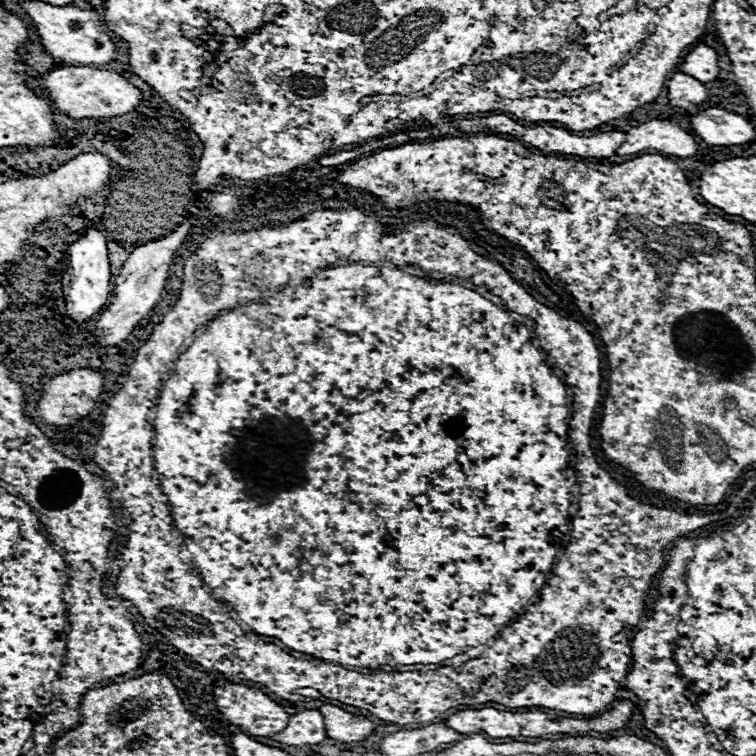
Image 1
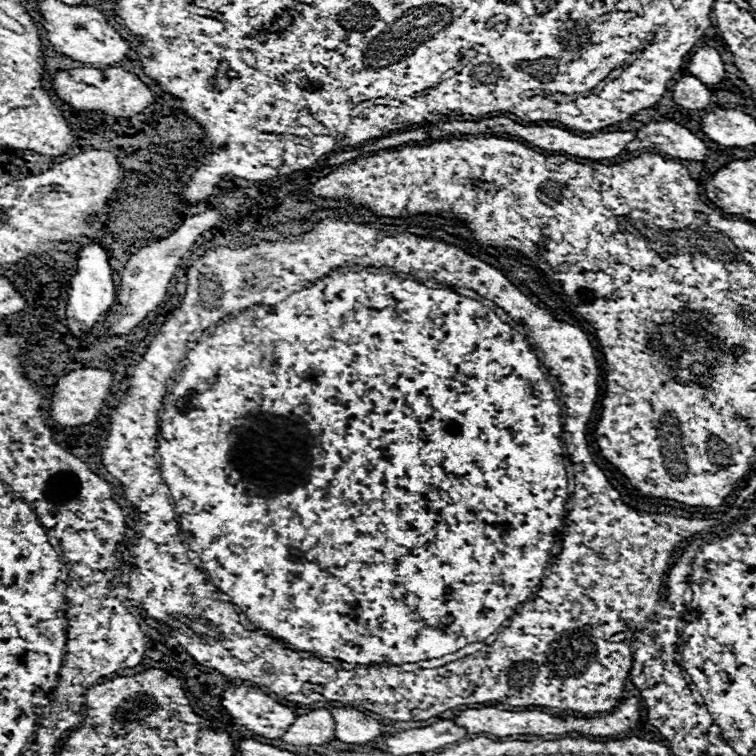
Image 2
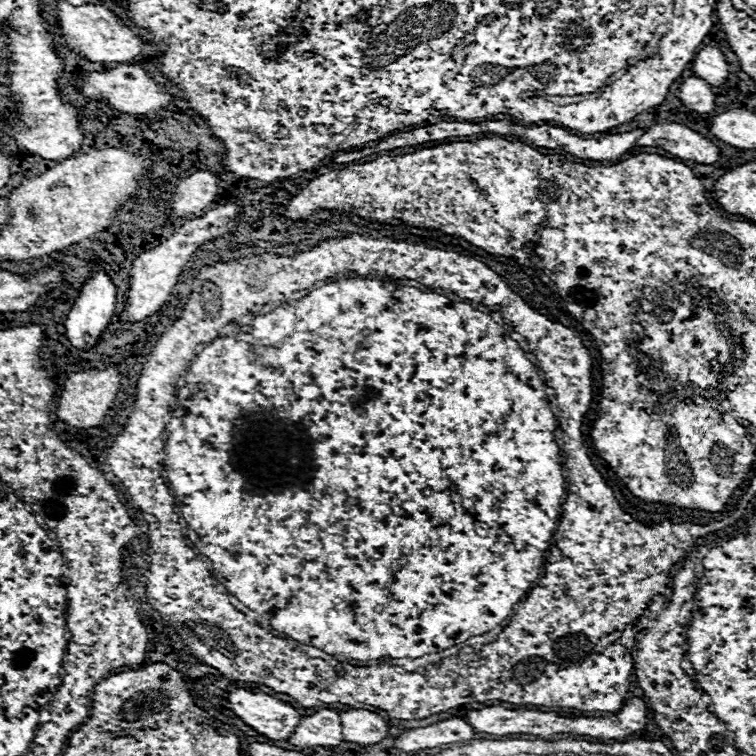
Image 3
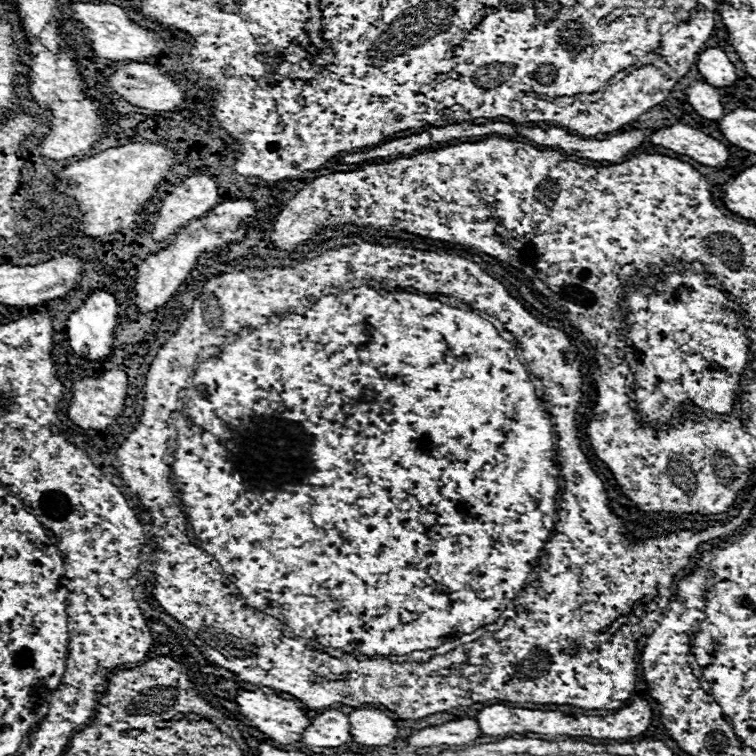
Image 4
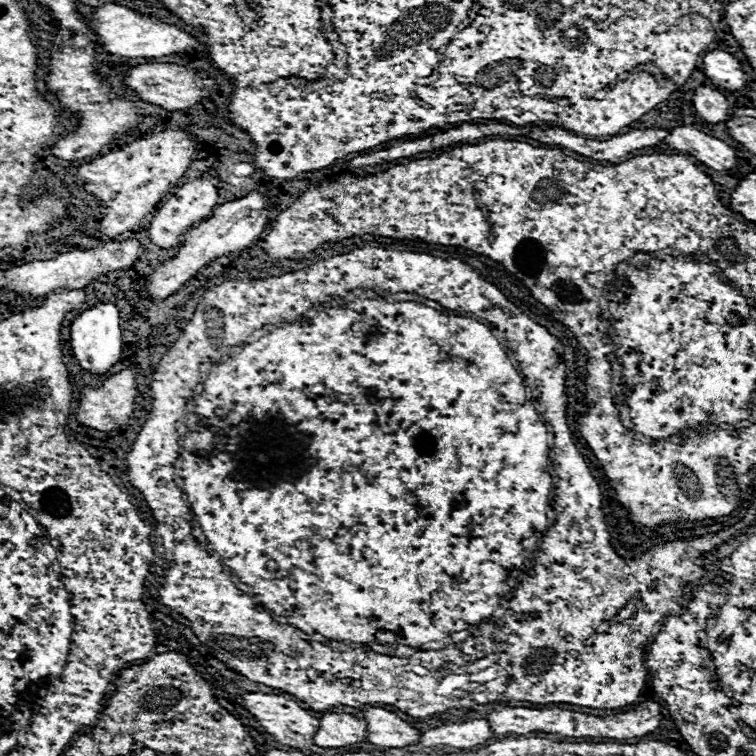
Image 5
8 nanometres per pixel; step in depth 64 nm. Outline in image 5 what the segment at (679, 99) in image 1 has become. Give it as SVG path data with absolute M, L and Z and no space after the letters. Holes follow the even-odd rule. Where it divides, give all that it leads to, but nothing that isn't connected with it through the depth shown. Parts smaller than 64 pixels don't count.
M700 86L694 92L694 108L700 118L704 118L708 124L718 124L728 120L728 100L718 90L712 90L708 86Z

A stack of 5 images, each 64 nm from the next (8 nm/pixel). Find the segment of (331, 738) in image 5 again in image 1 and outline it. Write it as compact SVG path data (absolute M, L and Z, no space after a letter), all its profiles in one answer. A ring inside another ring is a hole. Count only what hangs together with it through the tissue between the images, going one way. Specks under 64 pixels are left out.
M304 710L292 716L284 732L272 736L274 740L288 744L288 746L306 746L306 744L320 744L328 738L326 722L320 710Z

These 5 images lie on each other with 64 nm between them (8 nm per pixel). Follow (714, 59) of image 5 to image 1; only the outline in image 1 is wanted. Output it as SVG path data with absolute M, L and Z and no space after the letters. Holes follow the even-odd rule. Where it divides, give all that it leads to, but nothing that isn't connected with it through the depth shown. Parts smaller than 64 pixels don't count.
M698 44L696 48L690 50L690 54L684 58L680 72L694 76L700 82L714 82L720 74L718 68L718 54L714 48L706 46L706 44Z

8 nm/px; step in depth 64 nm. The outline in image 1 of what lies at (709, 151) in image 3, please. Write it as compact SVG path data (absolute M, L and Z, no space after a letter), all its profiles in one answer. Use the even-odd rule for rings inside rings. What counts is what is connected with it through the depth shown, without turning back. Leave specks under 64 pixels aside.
M650 120L628 132L628 140L620 146L618 156L636 154L640 150L658 150L676 158L690 158L696 156L698 142L674 122Z

